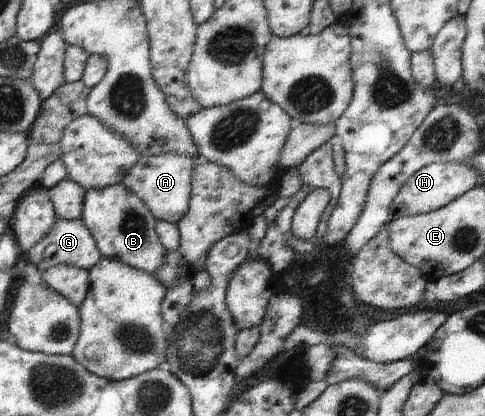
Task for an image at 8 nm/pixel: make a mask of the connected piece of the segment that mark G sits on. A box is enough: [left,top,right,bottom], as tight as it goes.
[28,215,102,272]

